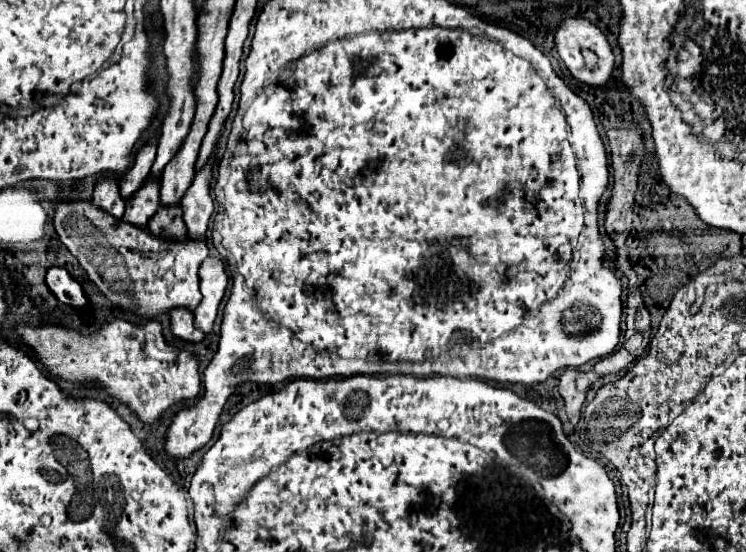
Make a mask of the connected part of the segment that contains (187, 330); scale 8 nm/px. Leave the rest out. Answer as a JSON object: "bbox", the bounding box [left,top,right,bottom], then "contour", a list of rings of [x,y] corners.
{"bbox":[170,309,204,343],"contour":[[[182,309],[170,311],[170,333],[176,339],[188,341],[188,343],[200,343],[204,339],[200,331],[194,331],[194,315]]]}

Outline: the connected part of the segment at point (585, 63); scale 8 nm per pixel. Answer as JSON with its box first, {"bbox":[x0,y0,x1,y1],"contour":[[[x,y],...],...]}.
{"bbox":[554,15,614,87],"contour":[[[576,15],[576,17],[564,17],[554,33],[554,43],[558,49],[558,55],[562,57],[568,71],[578,79],[592,87],[602,87],[608,83],[612,69],[614,69],[614,53],[608,45],[604,33],[592,25],[588,19]]]}

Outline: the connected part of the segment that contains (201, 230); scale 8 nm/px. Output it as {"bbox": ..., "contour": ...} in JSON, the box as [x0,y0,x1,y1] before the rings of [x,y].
{"bbox":[182,155,214,241],"contour":[[[214,155],[210,157],[208,165],[196,173],[190,189],[182,199],[182,219],[188,227],[188,237],[194,241],[206,239],[206,229],[210,215],[214,211],[214,201],[210,197],[210,165],[214,163]]]}

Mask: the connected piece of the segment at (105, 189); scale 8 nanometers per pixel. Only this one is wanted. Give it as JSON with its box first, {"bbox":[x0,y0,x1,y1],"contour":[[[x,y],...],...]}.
{"bbox":[92,179,124,219],"contour":[[[98,179],[92,195],[92,203],[102,209],[104,213],[110,213],[114,219],[122,219],[124,215],[124,201],[118,197],[118,183],[114,179]]]}

